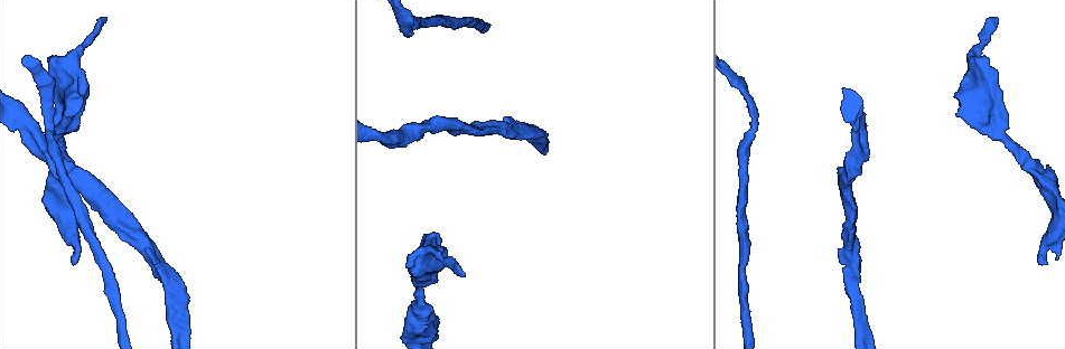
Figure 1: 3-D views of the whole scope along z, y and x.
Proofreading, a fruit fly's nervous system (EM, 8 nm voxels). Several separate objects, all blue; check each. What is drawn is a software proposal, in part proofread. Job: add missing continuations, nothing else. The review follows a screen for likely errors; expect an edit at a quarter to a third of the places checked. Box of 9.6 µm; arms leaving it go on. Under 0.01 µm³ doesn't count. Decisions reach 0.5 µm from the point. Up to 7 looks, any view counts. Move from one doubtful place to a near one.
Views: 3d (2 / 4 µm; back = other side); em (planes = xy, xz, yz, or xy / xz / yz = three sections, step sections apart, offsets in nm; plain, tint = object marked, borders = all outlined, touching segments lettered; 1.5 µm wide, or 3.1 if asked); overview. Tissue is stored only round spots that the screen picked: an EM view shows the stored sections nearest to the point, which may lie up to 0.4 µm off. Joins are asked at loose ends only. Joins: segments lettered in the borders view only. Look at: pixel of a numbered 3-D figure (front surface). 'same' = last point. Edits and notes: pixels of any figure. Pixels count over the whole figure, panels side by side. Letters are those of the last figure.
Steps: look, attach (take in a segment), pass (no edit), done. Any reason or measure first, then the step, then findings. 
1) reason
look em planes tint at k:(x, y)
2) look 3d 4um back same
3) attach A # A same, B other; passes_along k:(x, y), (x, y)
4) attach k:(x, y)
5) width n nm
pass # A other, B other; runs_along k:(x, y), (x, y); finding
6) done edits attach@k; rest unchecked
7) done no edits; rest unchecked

look em xz step 4 borders at 1:(1055, 259)

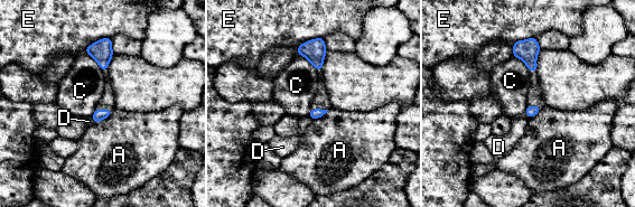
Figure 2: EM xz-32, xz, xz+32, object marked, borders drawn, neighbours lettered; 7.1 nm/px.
look em planes borders same

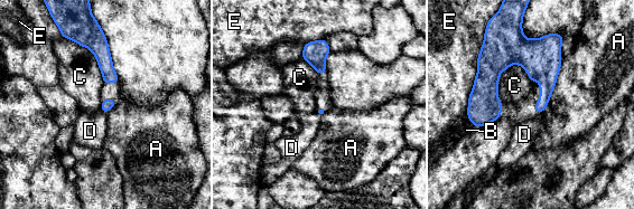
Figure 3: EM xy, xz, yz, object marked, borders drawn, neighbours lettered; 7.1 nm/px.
pass # A other, B other, C other, D other, E other; border 3:(516, 63), (500, 74), (501, 102); none of them fits

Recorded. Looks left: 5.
an open end
look em planes tint at 1:(106, 20)

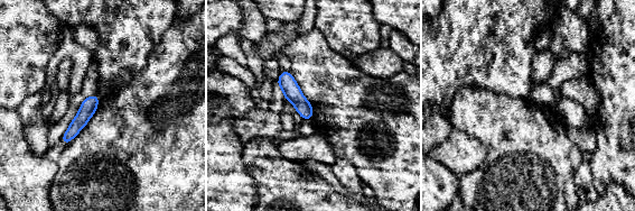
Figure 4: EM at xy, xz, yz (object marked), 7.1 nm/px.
see the neighbours
look em planes borders same

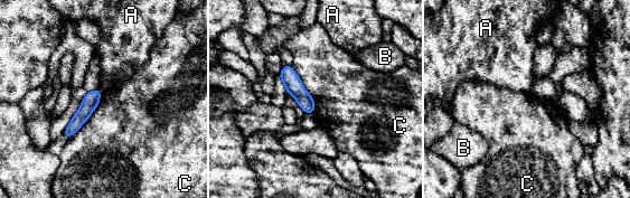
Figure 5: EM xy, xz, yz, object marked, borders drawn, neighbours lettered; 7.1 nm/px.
width 110 nm
pass # A other, B other, C other; runs_along 5:(96, 93), (83, 114), (67, 132); no lettered segment goes on from it

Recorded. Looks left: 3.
free end
look em planes borders at 1:(975, 57)

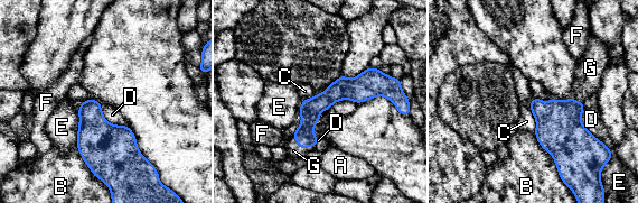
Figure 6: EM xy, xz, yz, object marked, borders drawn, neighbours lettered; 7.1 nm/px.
longest_contact B 360 nm
attach G # A other, B other, C other, D other, E other, F other, G same; the neuron continues

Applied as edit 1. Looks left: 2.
done edits attach@6; rest unchecked

